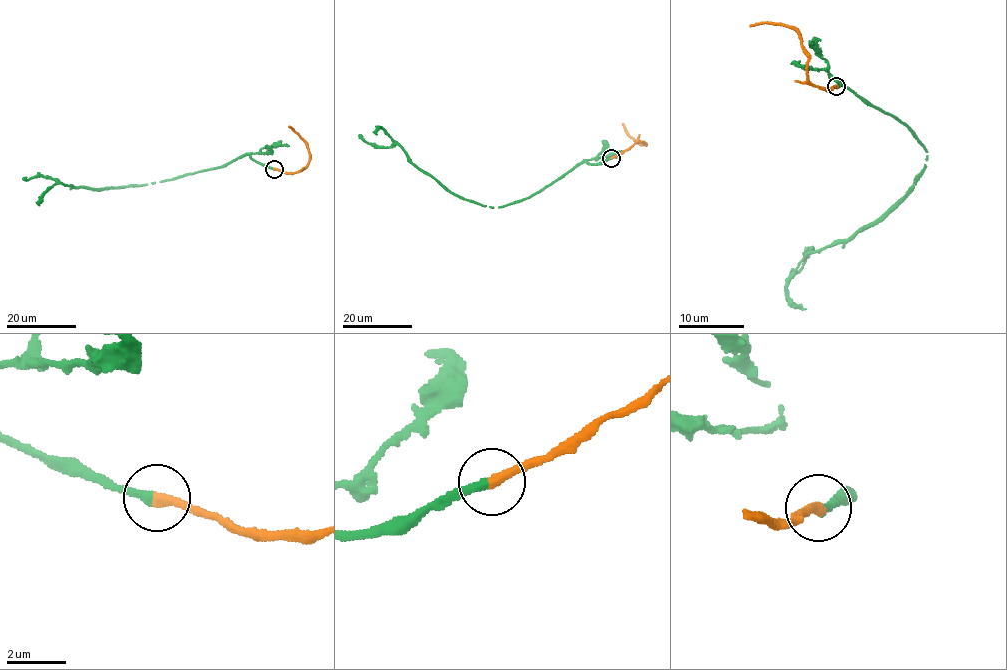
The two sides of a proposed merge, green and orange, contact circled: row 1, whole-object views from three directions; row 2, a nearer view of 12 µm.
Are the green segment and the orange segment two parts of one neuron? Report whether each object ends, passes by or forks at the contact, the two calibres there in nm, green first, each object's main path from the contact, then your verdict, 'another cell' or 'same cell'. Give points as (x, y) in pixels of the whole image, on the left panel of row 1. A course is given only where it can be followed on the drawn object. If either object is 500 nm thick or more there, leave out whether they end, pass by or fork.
green ends; orange ends; calibres 300 and 360 nm; course green (274, 168), (246, 155), (222, 166), (133, 186), (95, 189), (63, 184), (37, 176), (24, 179); course orange (275, 168), (286, 172), (299, 171), (309, 161), (307, 146), (288, 127); same cell

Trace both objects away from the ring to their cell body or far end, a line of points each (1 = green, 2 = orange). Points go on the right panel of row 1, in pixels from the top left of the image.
1: (836, 86), (842, 83), (832, 77), (897, 118), (926, 157), (898, 205), (857, 233), (810, 250), (789, 275)
2: (836, 86), (827, 90), (811, 84), (807, 73), (809, 60), (800, 35), (790, 28), (768, 22), (750, 26)

